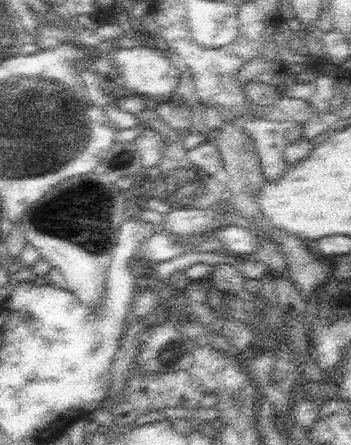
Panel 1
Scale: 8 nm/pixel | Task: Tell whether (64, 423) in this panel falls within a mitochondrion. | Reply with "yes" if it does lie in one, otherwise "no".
no

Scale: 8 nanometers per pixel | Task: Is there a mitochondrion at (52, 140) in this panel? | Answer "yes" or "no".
yes

